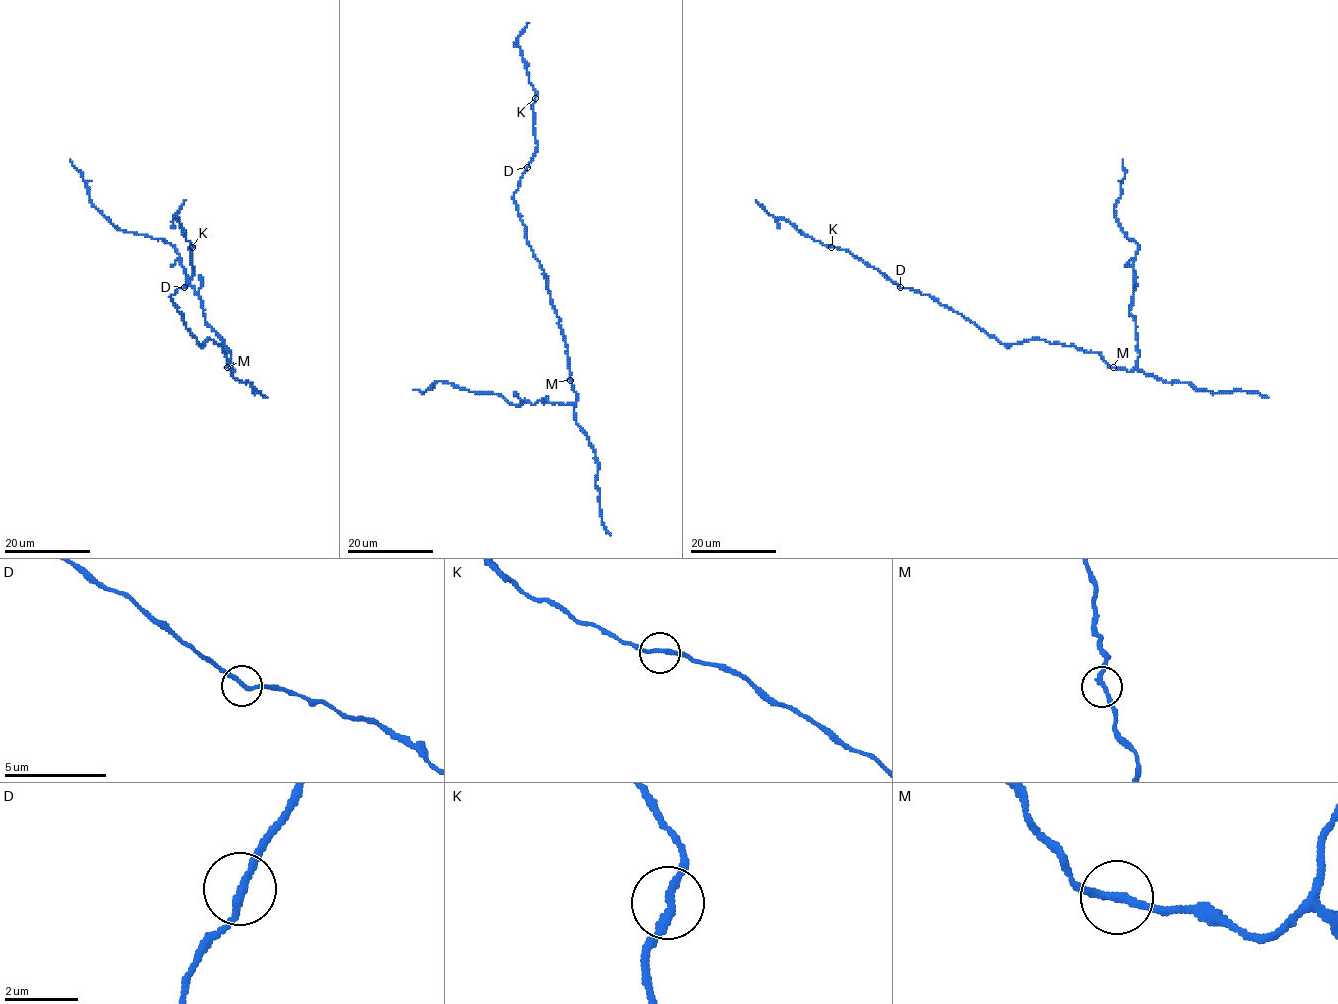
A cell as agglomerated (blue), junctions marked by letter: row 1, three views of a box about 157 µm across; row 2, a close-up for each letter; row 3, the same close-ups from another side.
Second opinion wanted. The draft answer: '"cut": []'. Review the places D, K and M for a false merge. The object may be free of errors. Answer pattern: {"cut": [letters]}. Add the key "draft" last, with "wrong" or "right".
{"cut": [], "draft": "right"}

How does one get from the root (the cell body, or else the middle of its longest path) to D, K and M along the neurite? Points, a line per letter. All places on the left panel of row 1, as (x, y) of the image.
D: (219, 345), (212, 339), (200, 344), (183, 323), (183, 315), (170, 296), (184, 287)
K: (219, 345), (212, 339), (200, 344), (183, 323), (183, 315), (170, 298), (193, 276), (192, 247)
M: (219, 345), (225, 352), (227, 367)

